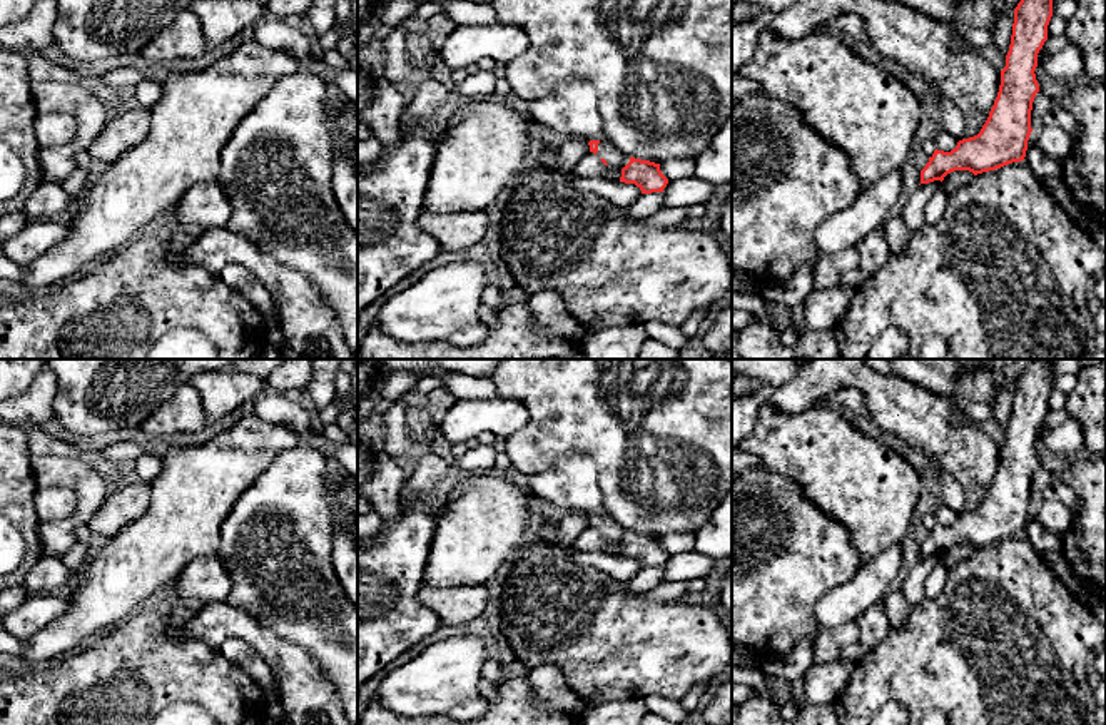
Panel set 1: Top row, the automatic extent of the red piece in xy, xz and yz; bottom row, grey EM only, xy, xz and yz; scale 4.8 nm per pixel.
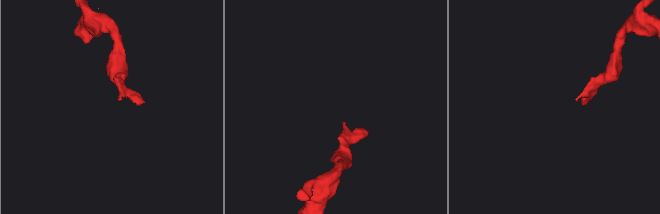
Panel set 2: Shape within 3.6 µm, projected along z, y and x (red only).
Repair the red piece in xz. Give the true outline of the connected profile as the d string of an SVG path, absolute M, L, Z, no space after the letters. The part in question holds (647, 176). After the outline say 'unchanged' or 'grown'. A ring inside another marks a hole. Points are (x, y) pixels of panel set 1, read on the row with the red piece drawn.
M590 140L590 152L593 152L605 165L621 172L620 182L635 184L642 194L663 192L668 179L662 174L660 164L628 157L613 144Z; grown

